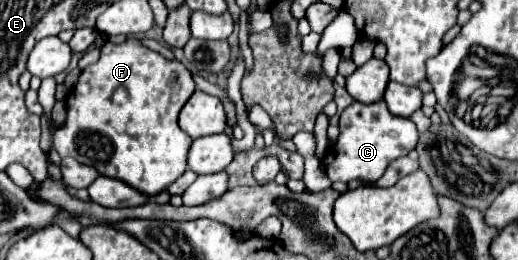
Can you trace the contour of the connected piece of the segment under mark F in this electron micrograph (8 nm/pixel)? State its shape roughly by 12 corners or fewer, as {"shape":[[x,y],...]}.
{"shape":[[106,42],[66,96],[62,158],[154,196],[188,168],[190,70]]}

